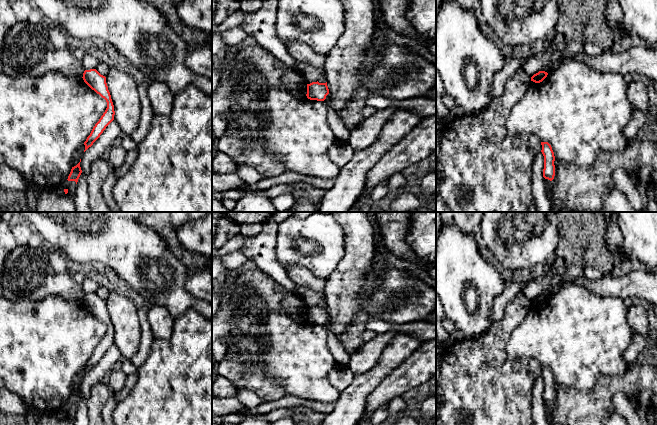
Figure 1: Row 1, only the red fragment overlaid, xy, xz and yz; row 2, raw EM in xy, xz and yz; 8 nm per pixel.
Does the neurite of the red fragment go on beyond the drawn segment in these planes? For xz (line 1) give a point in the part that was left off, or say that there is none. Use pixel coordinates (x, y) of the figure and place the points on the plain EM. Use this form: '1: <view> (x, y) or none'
1: none

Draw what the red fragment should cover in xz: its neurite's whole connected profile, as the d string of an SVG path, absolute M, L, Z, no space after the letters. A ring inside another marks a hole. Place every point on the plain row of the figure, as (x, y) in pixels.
M312 306L307 308L307 322L310 324L324 325L329 318L329 313L326 307Z

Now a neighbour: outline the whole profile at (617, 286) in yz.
M648 268L632 271L625 276L602 276L596 281L589 281L581 275L568 279L540 295L549 297L570 284L584 286L601 296L636 298L645 300L649 305L657 305L657 271Z

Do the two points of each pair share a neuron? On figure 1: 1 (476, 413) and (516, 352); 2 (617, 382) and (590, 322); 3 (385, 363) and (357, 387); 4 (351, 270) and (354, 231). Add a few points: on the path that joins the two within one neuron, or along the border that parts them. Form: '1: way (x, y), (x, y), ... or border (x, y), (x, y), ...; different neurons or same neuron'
1: border (511, 334), (507, 354), (512, 359), (534, 359); different neurons
2: border (628, 366), (620, 374), (601, 374), (593, 386); different neurons
3: way (378, 370), (364, 384); same neuron
4: way (354, 260), (354, 241); same neuron

